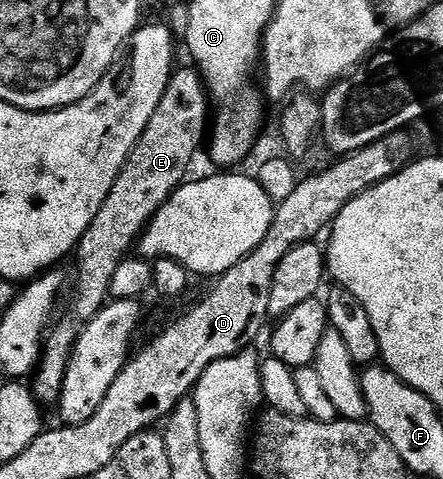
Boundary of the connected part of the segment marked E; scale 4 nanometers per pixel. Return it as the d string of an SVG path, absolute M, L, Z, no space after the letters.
M174 68L167 83L167 91L163 91L163 99L159 99L155 115L151 115L151 123L147 123L139 143L135 143L127 163L123 163L107 199L103 199L99 215L91 219L91 227L87 227L83 239L77 245L77 282L71 285L73 302L69 305L69 314L48 330L40 364L31 377L31 388L42 406L56 406L60 402L67 363L81 333L81 326L95 319L95 315L99 315L101 308L110 300L111 275L115 275L119 263L123 263L134 252L141 234L152 222L154 215L190 176L189 164L197 148L200 145L202 148L206 140L211 125L209 89L196 68L188 68Z

